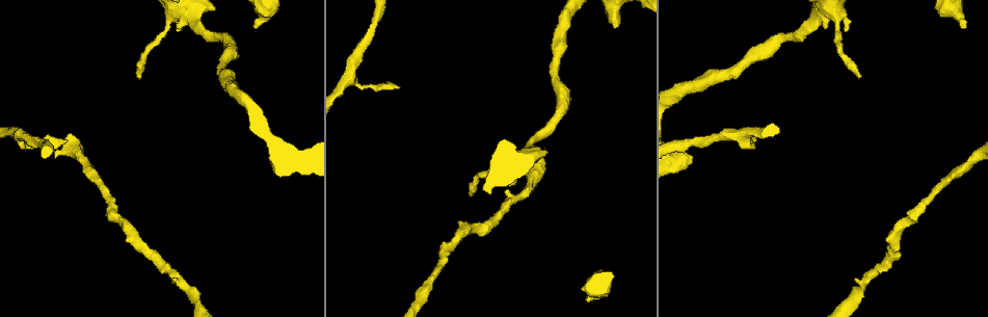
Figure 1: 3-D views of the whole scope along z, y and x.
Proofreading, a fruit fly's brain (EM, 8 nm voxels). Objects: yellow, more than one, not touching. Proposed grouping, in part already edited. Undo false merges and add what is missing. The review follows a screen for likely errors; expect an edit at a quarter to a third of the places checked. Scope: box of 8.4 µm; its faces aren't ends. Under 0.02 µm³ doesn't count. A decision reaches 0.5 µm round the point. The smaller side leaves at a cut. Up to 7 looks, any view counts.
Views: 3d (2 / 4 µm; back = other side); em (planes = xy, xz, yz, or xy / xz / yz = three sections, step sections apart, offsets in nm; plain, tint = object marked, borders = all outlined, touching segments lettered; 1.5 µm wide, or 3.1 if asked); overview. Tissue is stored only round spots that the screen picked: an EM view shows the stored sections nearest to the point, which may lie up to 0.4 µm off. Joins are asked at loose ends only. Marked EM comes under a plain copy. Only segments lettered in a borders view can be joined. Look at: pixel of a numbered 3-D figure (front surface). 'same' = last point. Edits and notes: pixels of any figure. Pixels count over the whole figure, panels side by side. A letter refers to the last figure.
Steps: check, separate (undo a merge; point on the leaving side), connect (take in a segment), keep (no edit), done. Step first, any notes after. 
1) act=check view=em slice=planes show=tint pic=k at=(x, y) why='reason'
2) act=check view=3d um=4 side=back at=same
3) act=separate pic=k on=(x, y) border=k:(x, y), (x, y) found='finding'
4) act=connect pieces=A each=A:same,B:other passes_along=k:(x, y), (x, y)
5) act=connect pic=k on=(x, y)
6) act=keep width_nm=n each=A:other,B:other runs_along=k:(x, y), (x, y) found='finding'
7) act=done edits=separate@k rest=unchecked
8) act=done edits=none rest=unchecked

act=check view=em slice=xy step=4 show=tint pic=1 at=(140, 76) why='thin end'

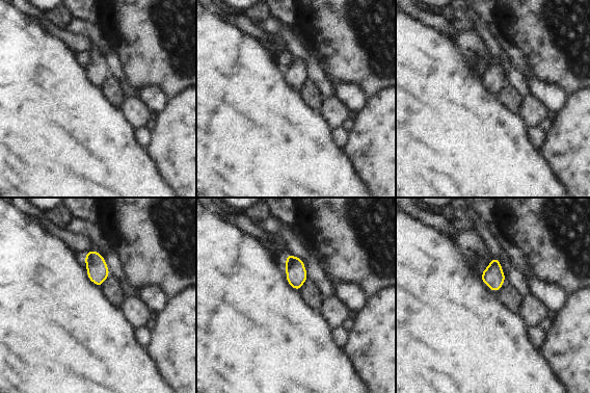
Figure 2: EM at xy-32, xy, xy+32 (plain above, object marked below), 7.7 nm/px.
act=check view=em slice=planes show=borders at=same

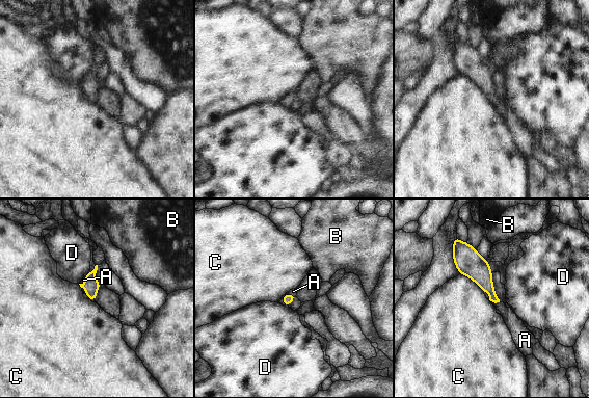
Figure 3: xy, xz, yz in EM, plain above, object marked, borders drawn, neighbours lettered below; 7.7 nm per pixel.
act=connect pieces=A each=A:same,B:other,C:other,D:other passes_along=3:(478, 269), (489, 299), (510, 318) found='it goes on there'

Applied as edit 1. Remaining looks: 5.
act=check view=overview

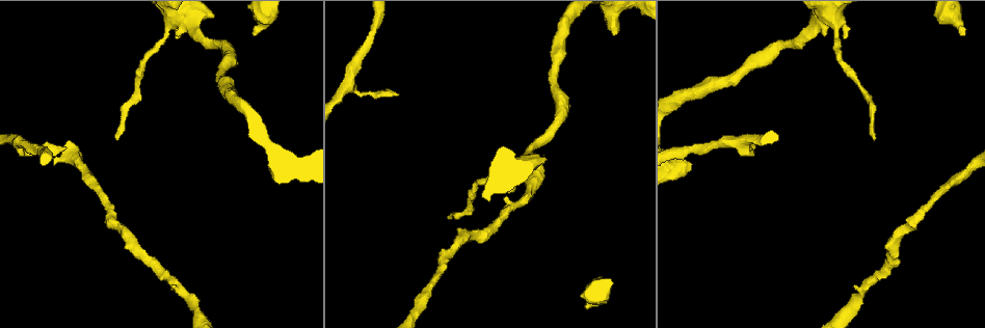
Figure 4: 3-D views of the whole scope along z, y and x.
act=check view=3d um=2 pic=4 at=(585, 306) why='thick end'

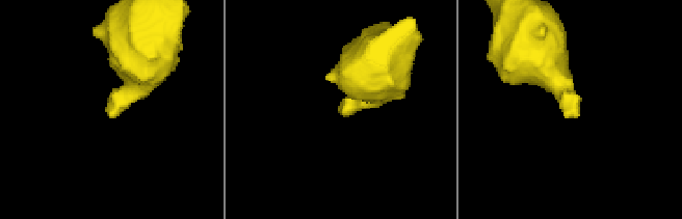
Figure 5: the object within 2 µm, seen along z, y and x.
act=check view=em slice=planes show=borders pic=5 at=(341, 114)

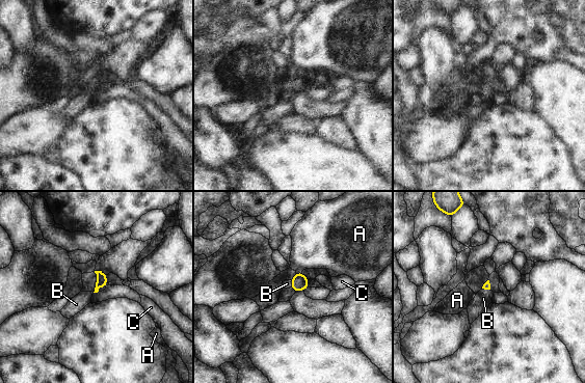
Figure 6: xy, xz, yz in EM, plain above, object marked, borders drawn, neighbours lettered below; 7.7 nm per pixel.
act=connect pieces=B each=A:other,B:same,C:other passes_along=6:(299, 282), (291, 283), (287, 283) found='the cell continues'

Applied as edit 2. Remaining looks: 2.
act=done edits=connect@3,connect@6 rest=unchecked

